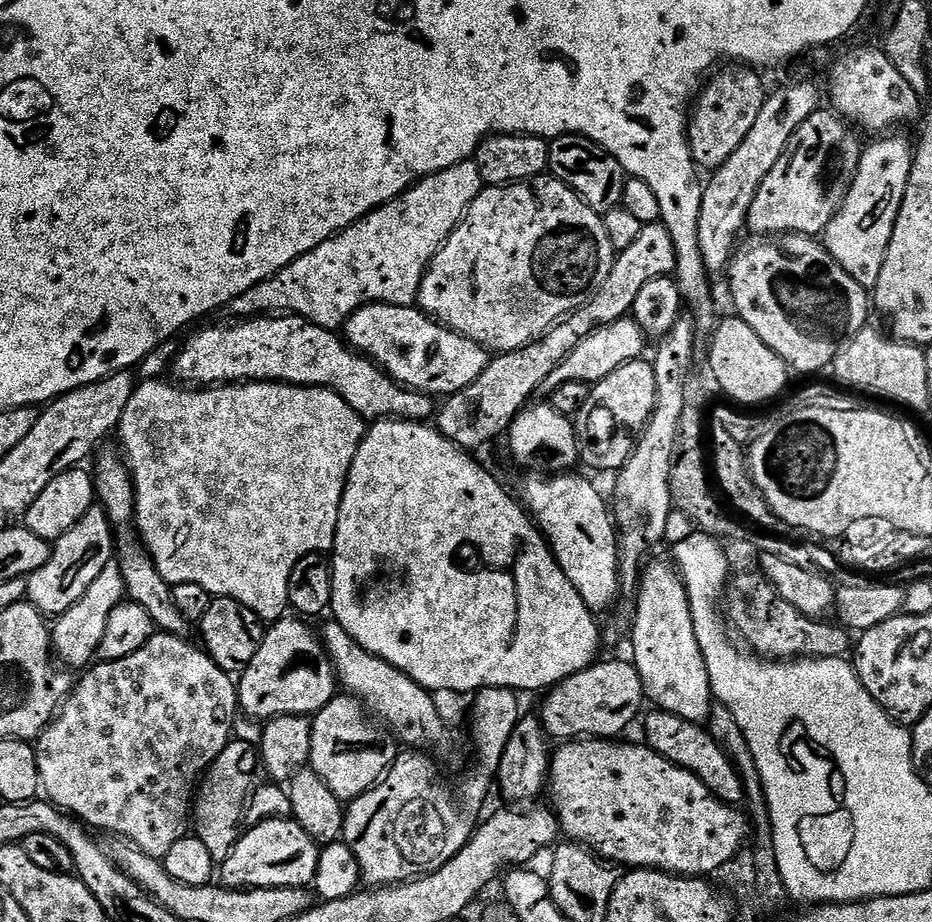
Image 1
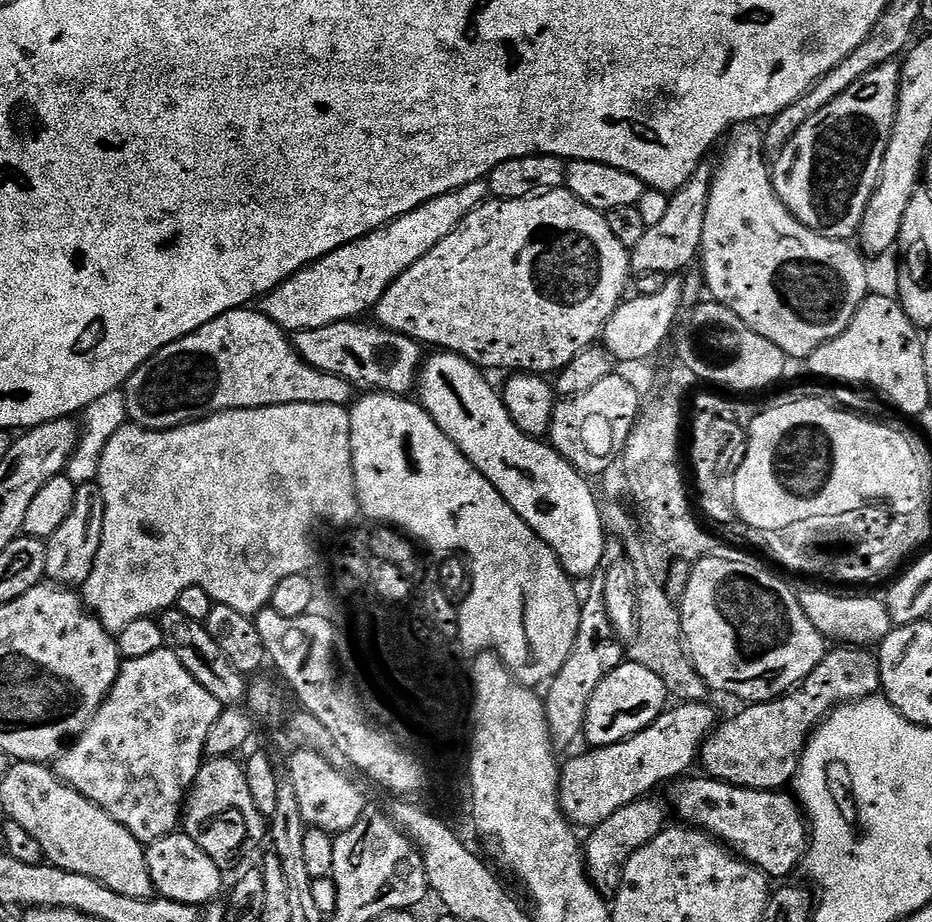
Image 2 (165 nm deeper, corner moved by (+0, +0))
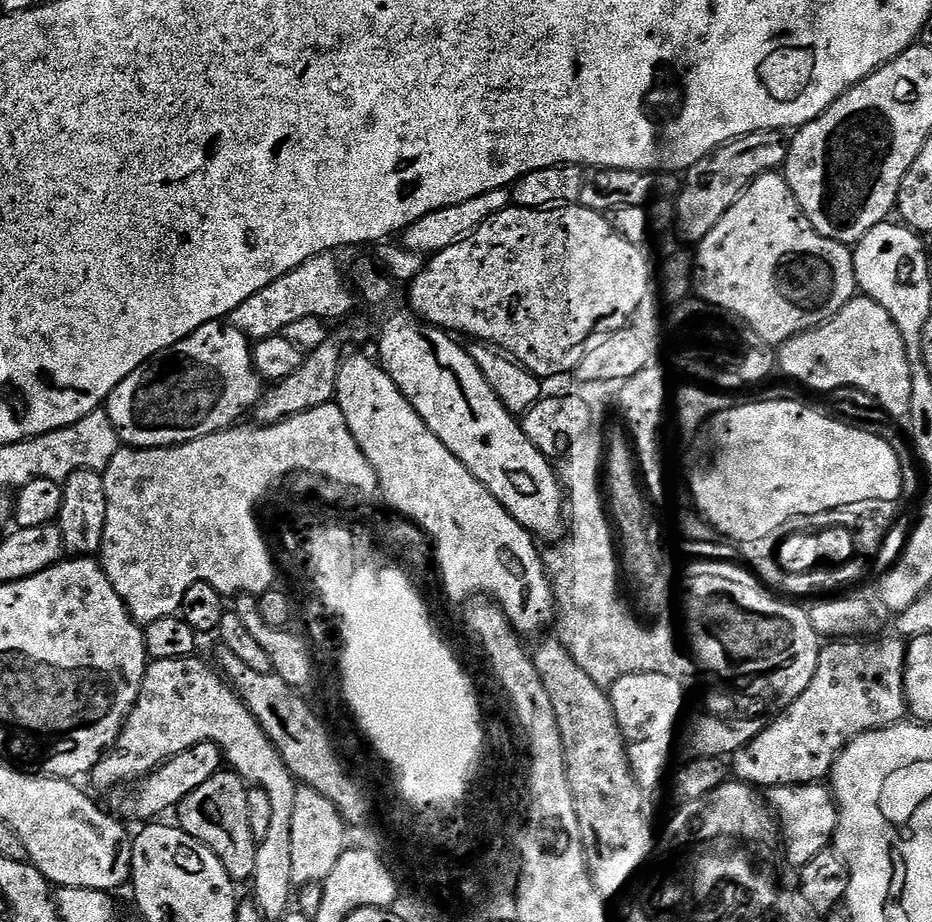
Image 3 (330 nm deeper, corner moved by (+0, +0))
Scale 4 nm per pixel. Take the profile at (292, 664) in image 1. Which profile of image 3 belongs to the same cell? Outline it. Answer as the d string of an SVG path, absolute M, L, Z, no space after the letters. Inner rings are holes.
M217 744L190 746L179 752L174 758L170 758L165 764L160 765L159 768L154 769L149 776L144 777L135 786L129 787L132 789L128 793L124 793L124 790L113 793L111 811L125 821L155 821L157 818L163 817L160 816L163 812L168 812L171 808L173 811L186 797L194 794L194 790L198 790L198 786L202 786L202 782L210 782L210 778L214 778L214 774L221 771L224 763L224 754Z

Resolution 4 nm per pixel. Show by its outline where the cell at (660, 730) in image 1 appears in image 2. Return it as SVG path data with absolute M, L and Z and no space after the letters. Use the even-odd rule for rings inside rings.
M836 646L833 649L833 652L832 649L825 651L820 665L795 688L777 700L741 707L741 712L733 720L728 720L725 724L723 721L709 732L700 748L698 760L701 765L704 763L704 768L708 771L705 773L711 779L739 788L757 788L763 792L787 789L800 770L800 755L804 753L809 736L824 723L828 713L839 705L864 700L880 692L880 661L875 651L861 650L856 646Z

